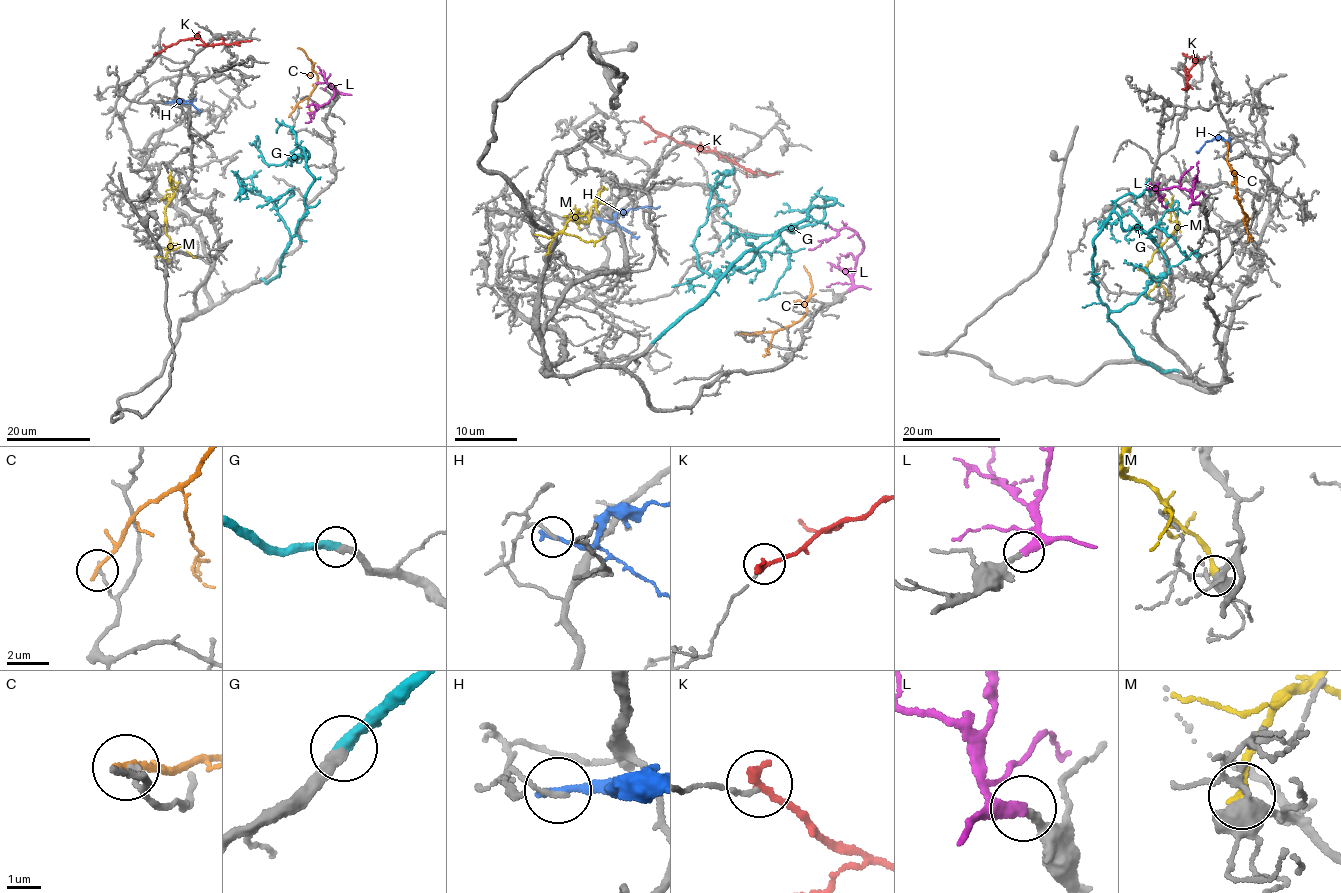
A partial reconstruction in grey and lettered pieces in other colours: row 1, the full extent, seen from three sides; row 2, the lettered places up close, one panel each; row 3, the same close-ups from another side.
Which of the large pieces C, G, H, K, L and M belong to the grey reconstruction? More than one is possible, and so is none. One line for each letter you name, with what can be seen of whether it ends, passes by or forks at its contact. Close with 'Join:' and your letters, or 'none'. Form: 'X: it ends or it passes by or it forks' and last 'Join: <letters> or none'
G: it ends
L: it ends
Join: G, L

